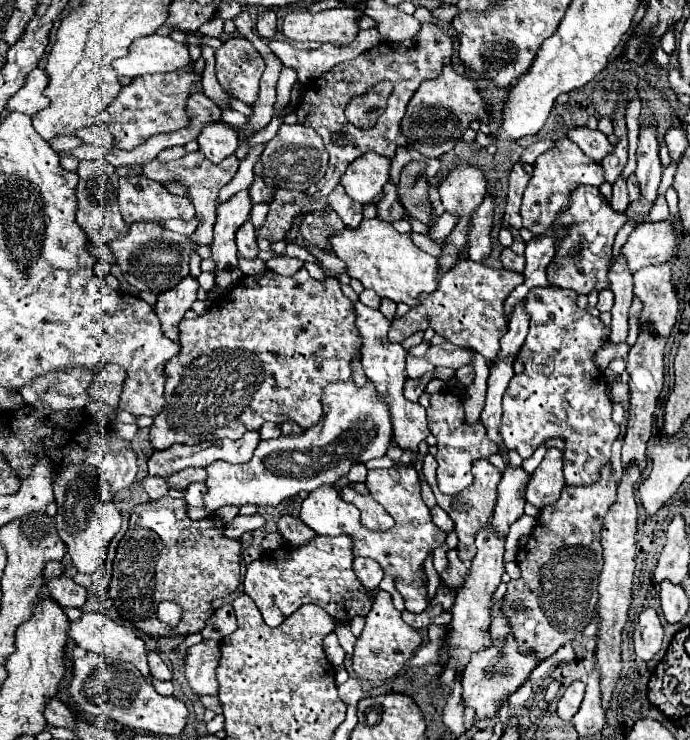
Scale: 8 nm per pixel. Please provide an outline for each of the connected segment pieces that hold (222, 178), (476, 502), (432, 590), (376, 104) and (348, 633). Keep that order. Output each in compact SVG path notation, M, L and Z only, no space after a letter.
M196 150L196 152L186 152L182 158L172 160L172 162L162 162L158 158L152 158L142 166L142 174L150 180L160 182L160 184L178 182L186 188L188 200L196 208L196 220L198 220L198 228L188 236L188 240L194 242L194 244L206 244L208 246L212 242L212 228L214 228L214 222L216 222L218 192L220 192L222 186L226 186L234 178L234 174L238 170L238 164L240 164L240 160L234 154L230 158L224 158L220 164L214 164L200 150Z
M430 452L424 456L424 468L422 468L422 472L424 472L424 476L426 476L426 480L430 482L430 486L432 486L432 492L434 492L434 496L436 496L436 502L438 502L438 506L454 520L454 524L456 524L456 534L458 534L458 556L462 558L462 562L464 564L468 564L474 556L476 556L476 546L474 546L474 536L476 536L476 532L492 518L492 510L494 510L494 504L496 504L496 484L498 484L498 480L502 478L502 474L500 474L500 470L496 468L496 466L492 466L488 460L478 460L478 462L474 462L474 466L472 466L472 474L474 474L474 482L464 490L464 492L460 492L460 494L456 494L454 498L448 498L446 494L442 494L440 490L438 490L438 486L436 486L436 464L432 464L430 462L430 458L434 458Z
M432 553L425 560L424 570L428 576L427 592L428 598L431 601L432 598L434 598L434 596L436 595L437 588L440 585L440 577L434 570Z
M390 82L374 84L366 94L350 98L346 104L346 118L358 128L372 128L380 114L386 110L386 100L392 94Z
M334 622L334 632L336 632L336 636L338 636L338 642L340 642L340 646L346 650L346 654L350 656L352 654L352 650L354 650L354 640L356 640L356 636L352 634L352 630L350 630L350 626L346 624L346 626L338 626L338 622Z

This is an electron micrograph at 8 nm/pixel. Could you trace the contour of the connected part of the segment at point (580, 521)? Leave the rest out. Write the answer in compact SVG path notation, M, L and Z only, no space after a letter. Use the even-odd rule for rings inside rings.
M610 466L602 470L594 486L564 486L558 502L540 510L538 524L526 546L518 550L516 564L522 576L508 582L500 612L508 620L520 650L536 652L540 662L580 636L580 630L596 616L598 576L602 570L600 532L614 498L616 484Z

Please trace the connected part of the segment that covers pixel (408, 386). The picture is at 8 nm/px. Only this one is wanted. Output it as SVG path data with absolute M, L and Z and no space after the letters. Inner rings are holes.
M420 376L420 378L408 378L406 384L404 384L404 396L406 400L410 402L418 402L420 394L426 390L426 384L428 384L428 376Z

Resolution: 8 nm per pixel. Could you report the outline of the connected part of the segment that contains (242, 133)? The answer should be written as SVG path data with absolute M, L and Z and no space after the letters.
M254 36L254 40L249 40L252 45L257 48L266 63L266 70L260 82L260 96L258 100L252 104L252 114L248 116L248 122L244 126L238 128L238 140L240 144L244 144L248 138L252 138L256 132L260 132L272 118L272 106L276 102L276 82L278 82L278 74L283 67L282 62L268 48L259 36Z

